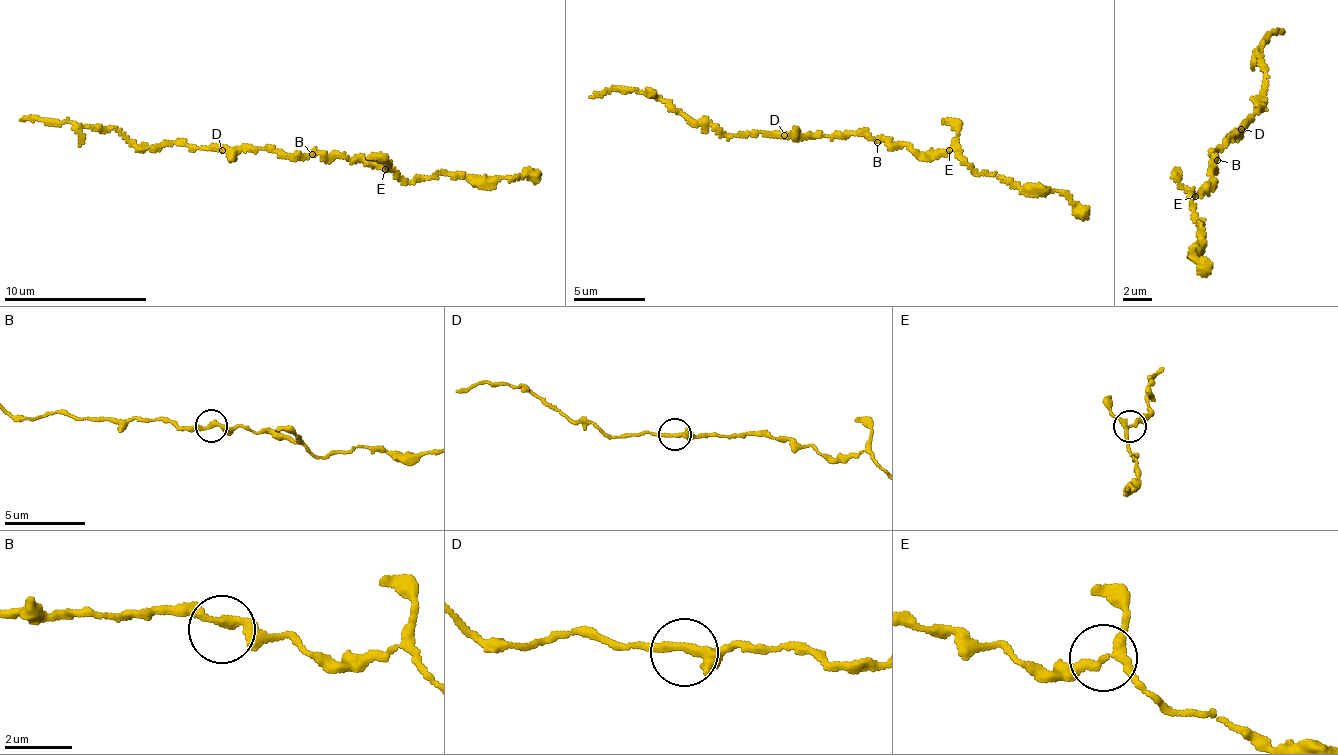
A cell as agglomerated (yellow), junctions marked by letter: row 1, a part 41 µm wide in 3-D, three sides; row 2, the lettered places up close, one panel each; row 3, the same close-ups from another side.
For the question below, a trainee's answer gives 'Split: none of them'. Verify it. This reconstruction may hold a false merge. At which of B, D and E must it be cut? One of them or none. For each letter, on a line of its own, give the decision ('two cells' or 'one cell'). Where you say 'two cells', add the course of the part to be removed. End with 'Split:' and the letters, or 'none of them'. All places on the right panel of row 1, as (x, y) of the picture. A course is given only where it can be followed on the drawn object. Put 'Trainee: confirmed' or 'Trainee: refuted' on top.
Trainee: confirmed
B: one cell
D: one cell
E: one cell
Split: none of them

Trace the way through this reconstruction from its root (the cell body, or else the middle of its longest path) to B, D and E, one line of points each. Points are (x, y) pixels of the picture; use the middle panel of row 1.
B: (845, 138), (852, 132), (870, 134), (877, 142)
D: (845, 138), (784, 135)
E: (845, 138), (852, 132), (891, 139), (894, 144), (911, 146), (921, 155), (938, 157), (948, 149)

